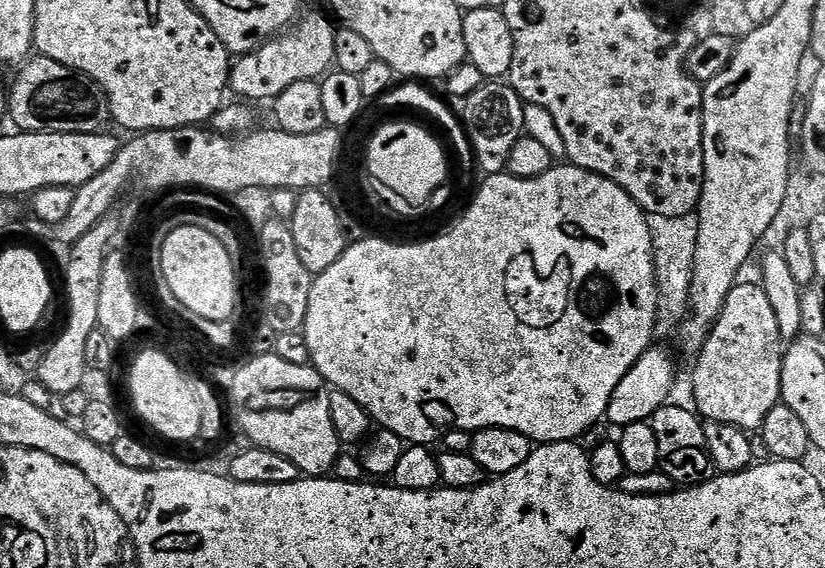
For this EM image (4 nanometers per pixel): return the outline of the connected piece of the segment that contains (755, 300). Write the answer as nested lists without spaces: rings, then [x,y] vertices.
[[[737,282],[730,290],[722,306],[720,316],[712,326],[712,333],[702,350],[695,357],[696,369],[692,372],[692,396],[696,399],[694,408],[704,420],[726,422],[745,430],[758,430],[766,422],[766,414],[781,403],[782,366],[786,343],[780,337],[777,315],[770,306],[766,290],[759,283]]]

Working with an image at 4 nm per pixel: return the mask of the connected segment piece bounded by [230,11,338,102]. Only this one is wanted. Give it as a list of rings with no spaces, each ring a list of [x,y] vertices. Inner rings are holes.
[[[307,12],[283,34],[261,43],[255,52],[247,52],[231,65],[230,88],[233,93],[236,91],[240,95],[237,97],[241,101],[271,102],[278,94],[282,94],[282,90],[286,90],[286,86],[294,86],[294,82],[303,80],[319,81],[335,65],[337,25],[331,19],[328,21],[320,12]]]

